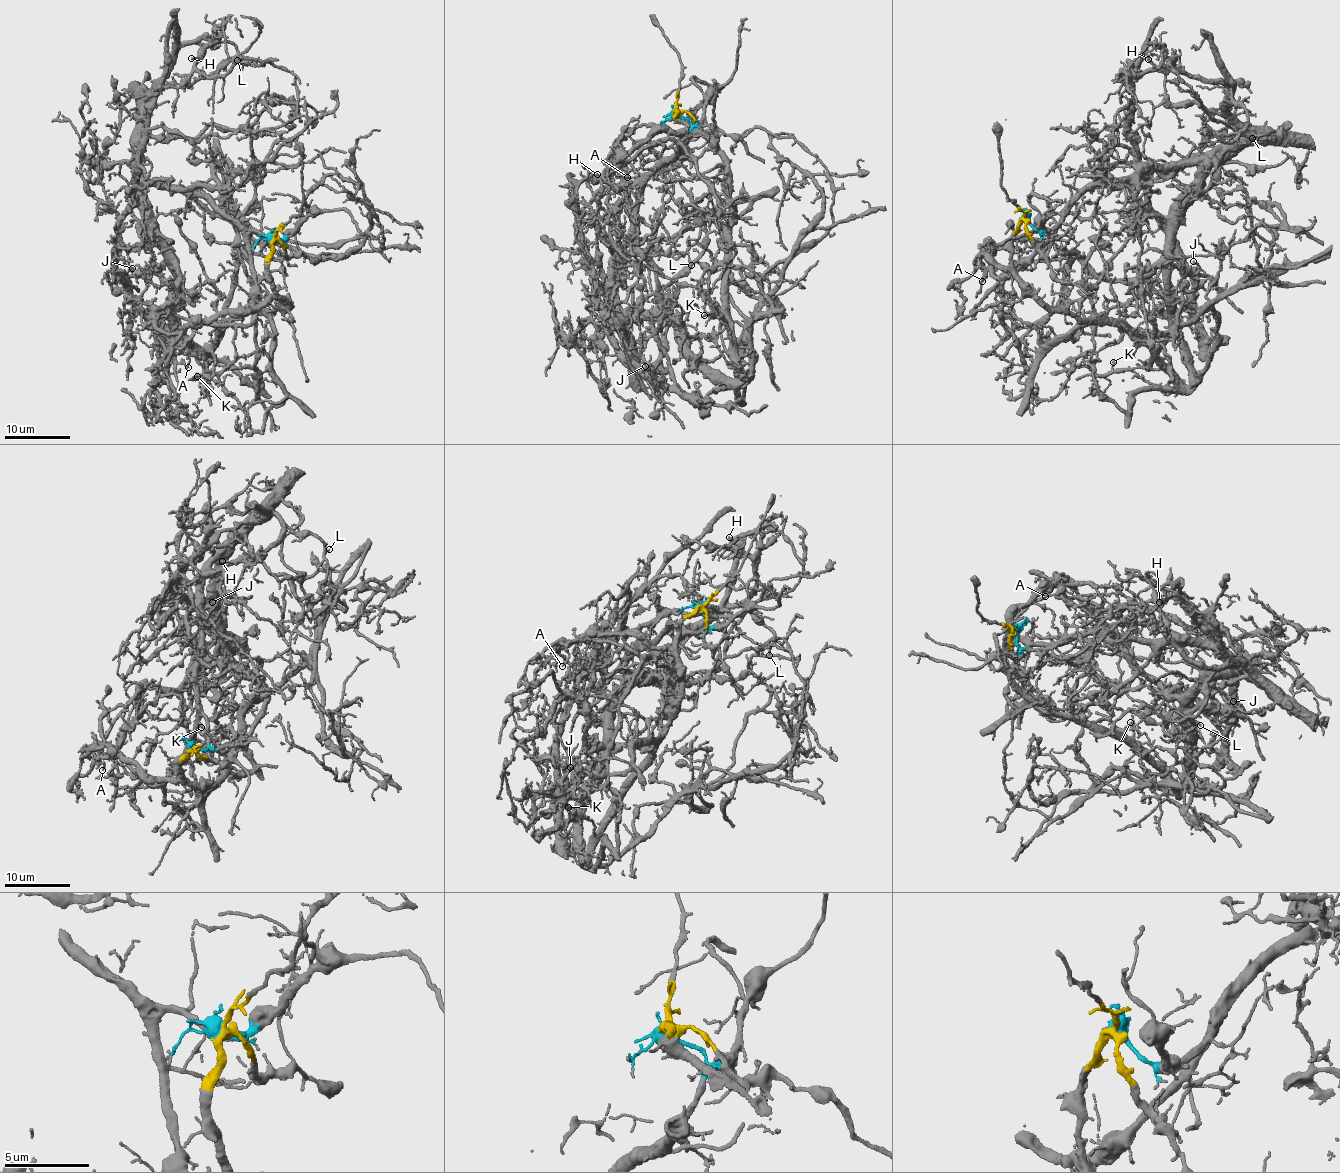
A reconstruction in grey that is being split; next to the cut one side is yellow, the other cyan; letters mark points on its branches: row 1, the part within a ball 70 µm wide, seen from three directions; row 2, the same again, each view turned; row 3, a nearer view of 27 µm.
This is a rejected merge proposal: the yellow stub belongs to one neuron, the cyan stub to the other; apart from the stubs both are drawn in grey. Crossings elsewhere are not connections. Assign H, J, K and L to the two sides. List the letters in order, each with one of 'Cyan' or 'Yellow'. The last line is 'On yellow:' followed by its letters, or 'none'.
H: Cyan
J: Cyan
K: Yellow
L: Cyan
On yellow: K

